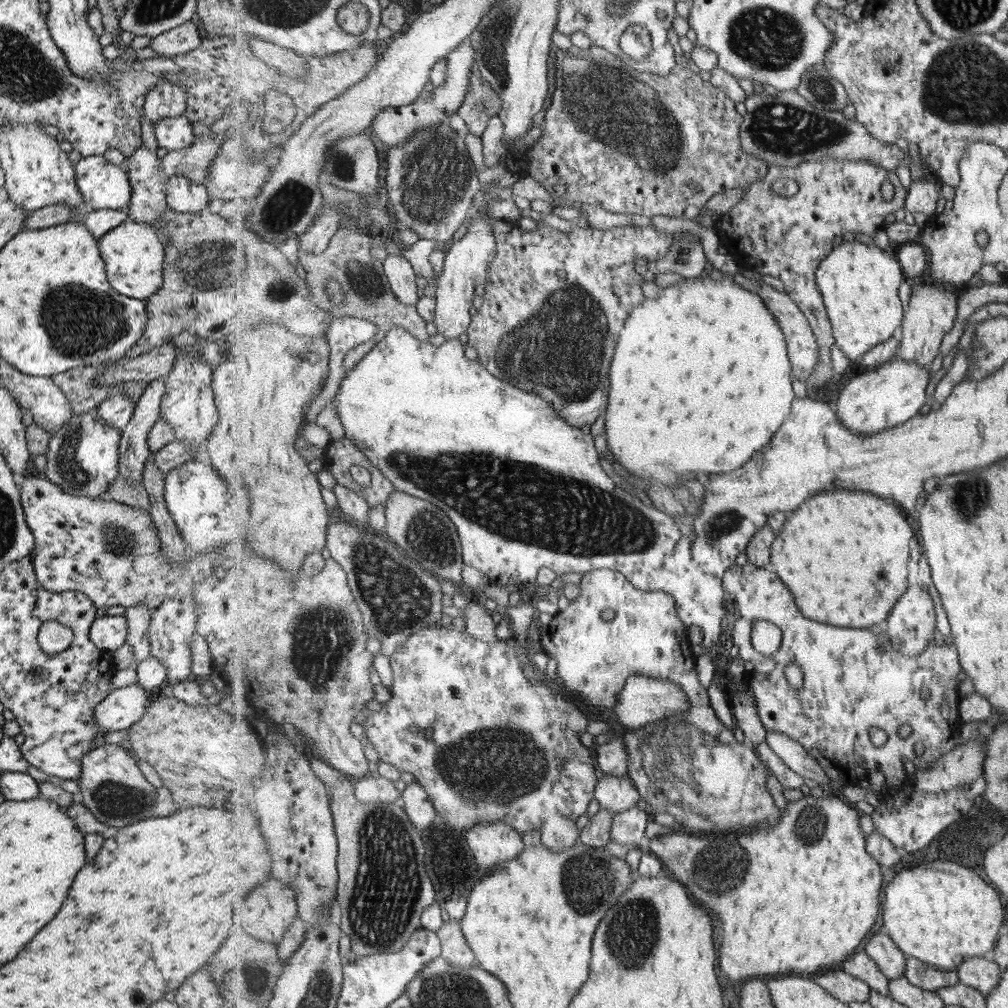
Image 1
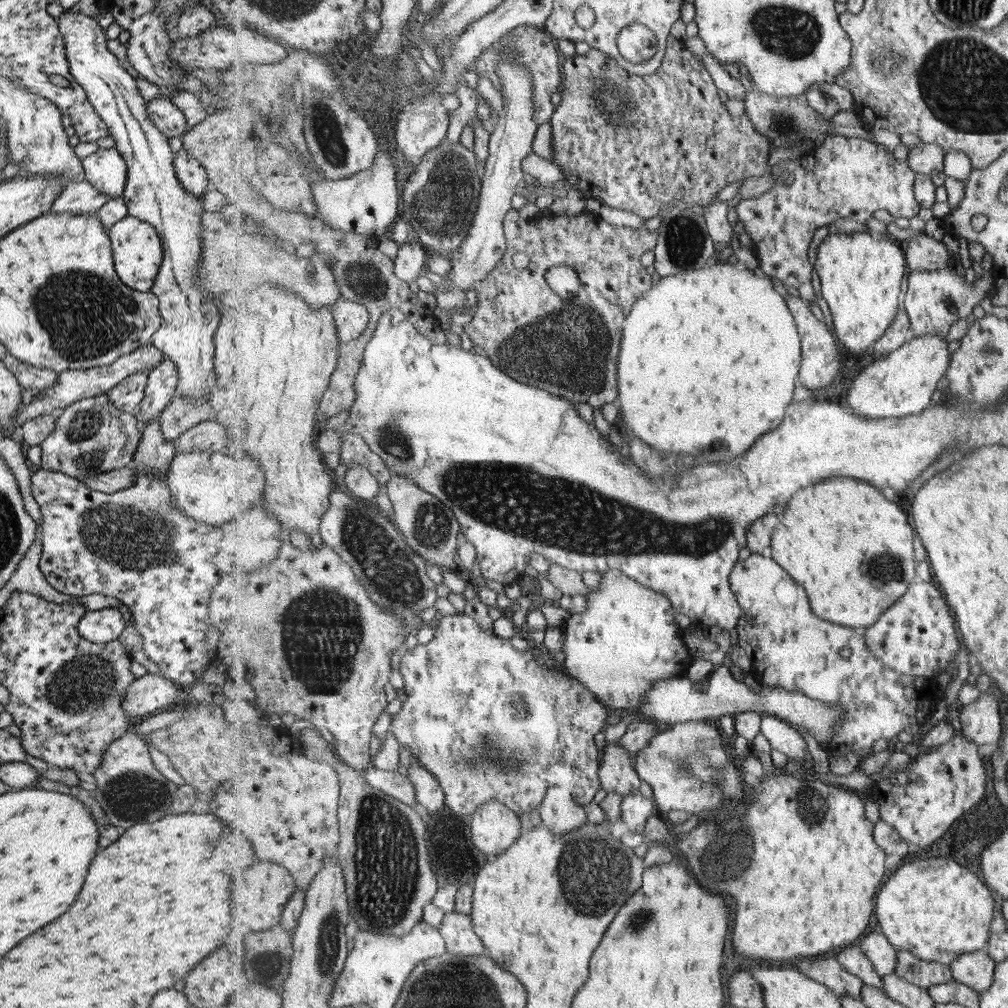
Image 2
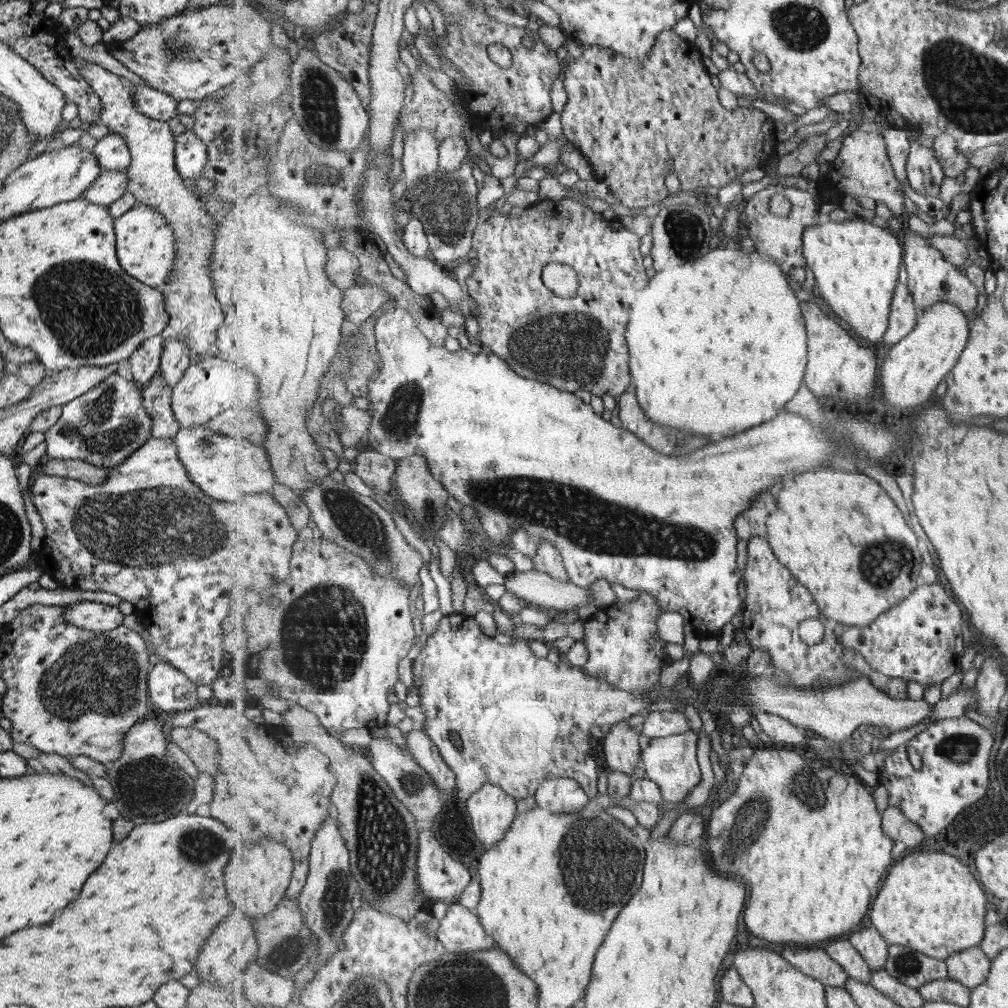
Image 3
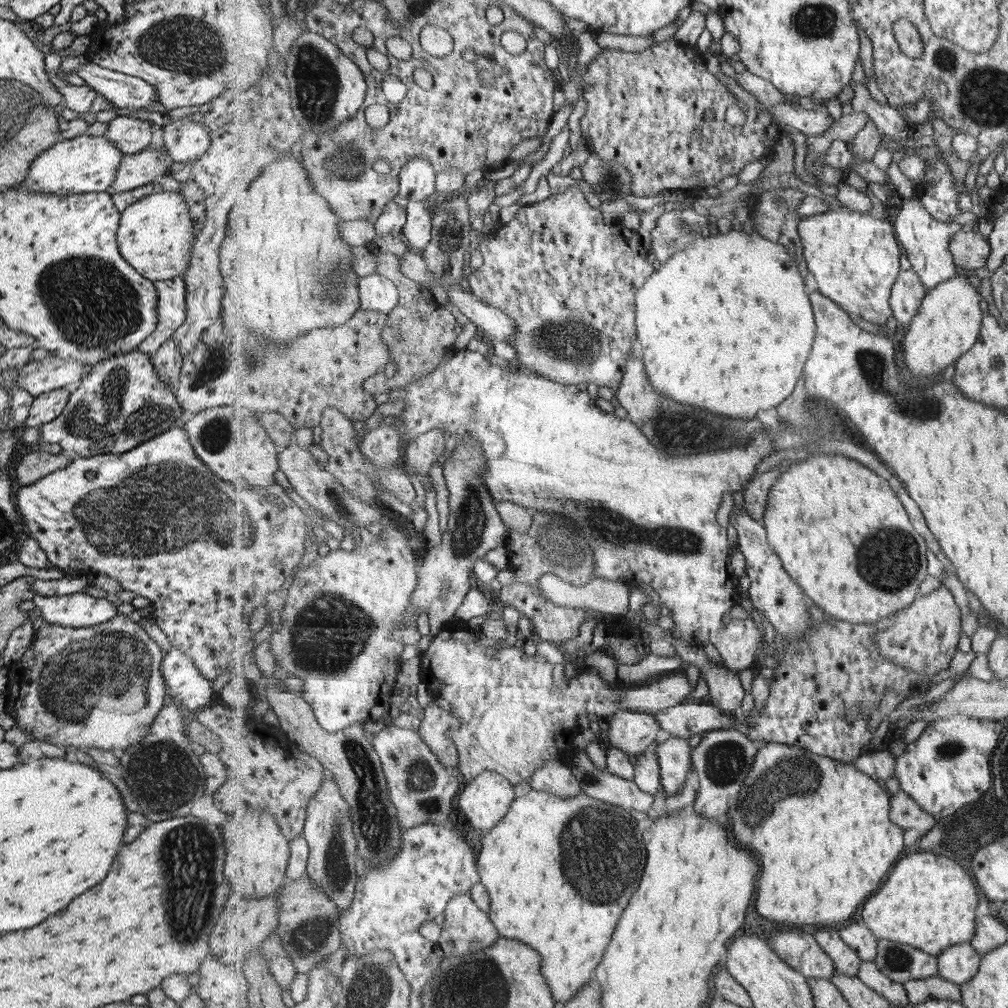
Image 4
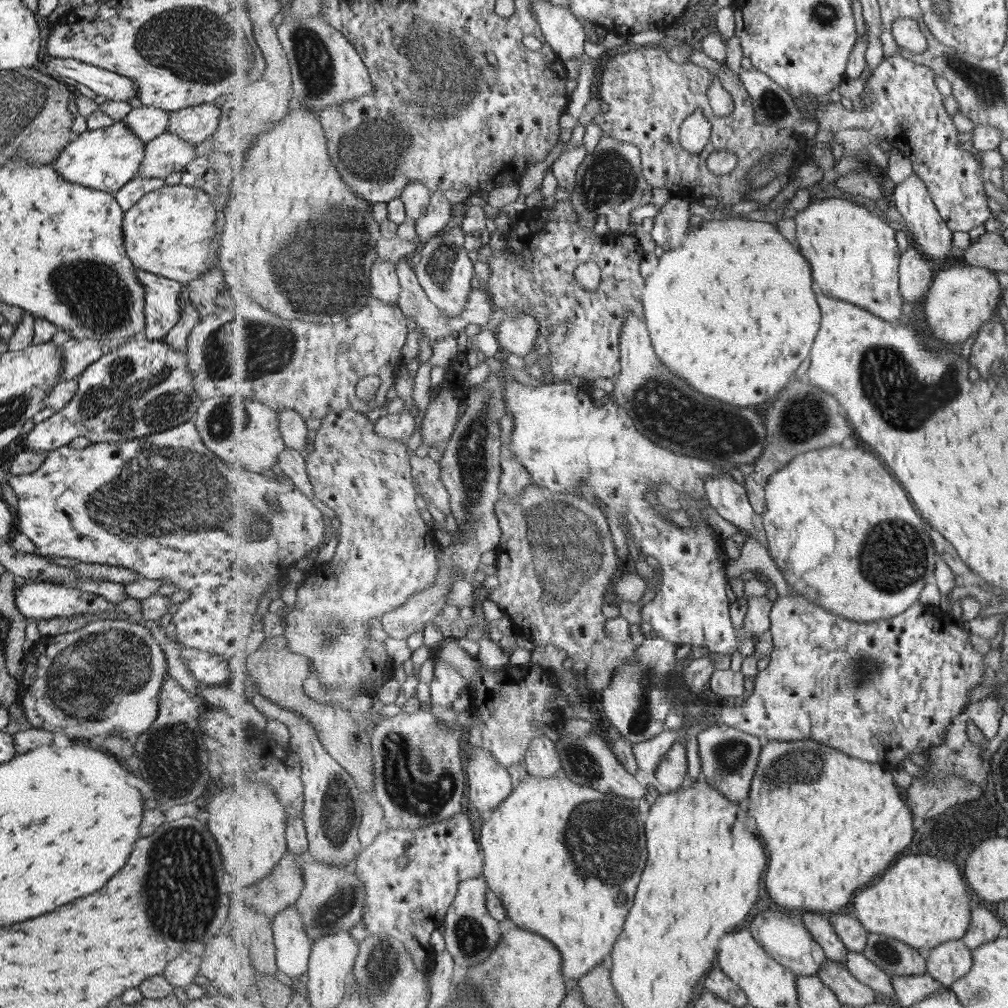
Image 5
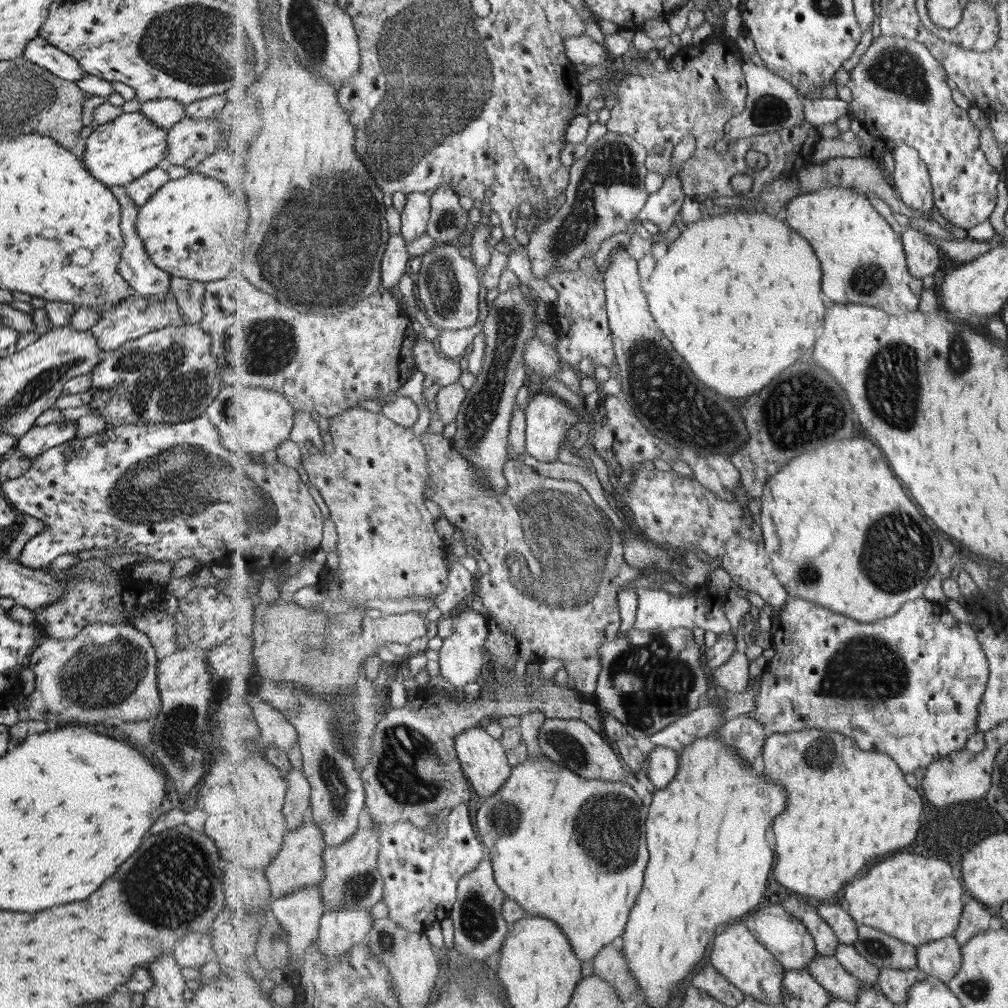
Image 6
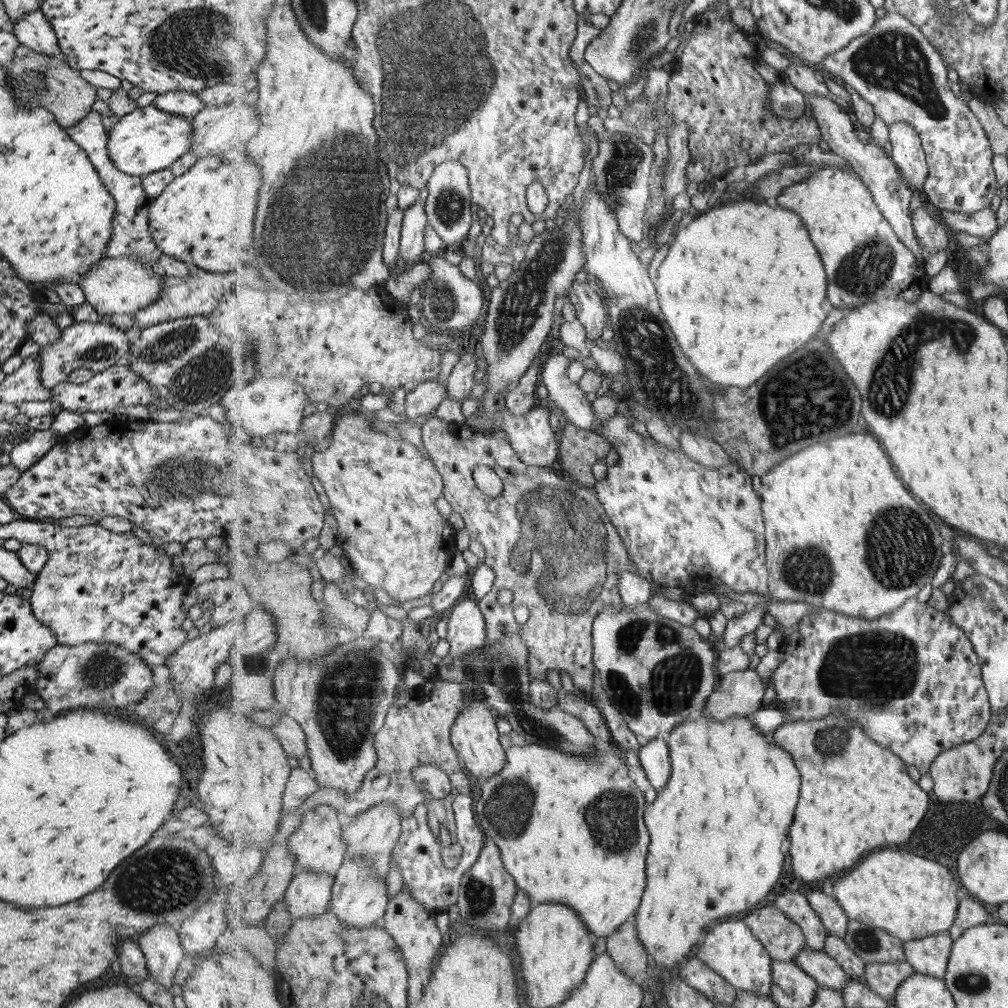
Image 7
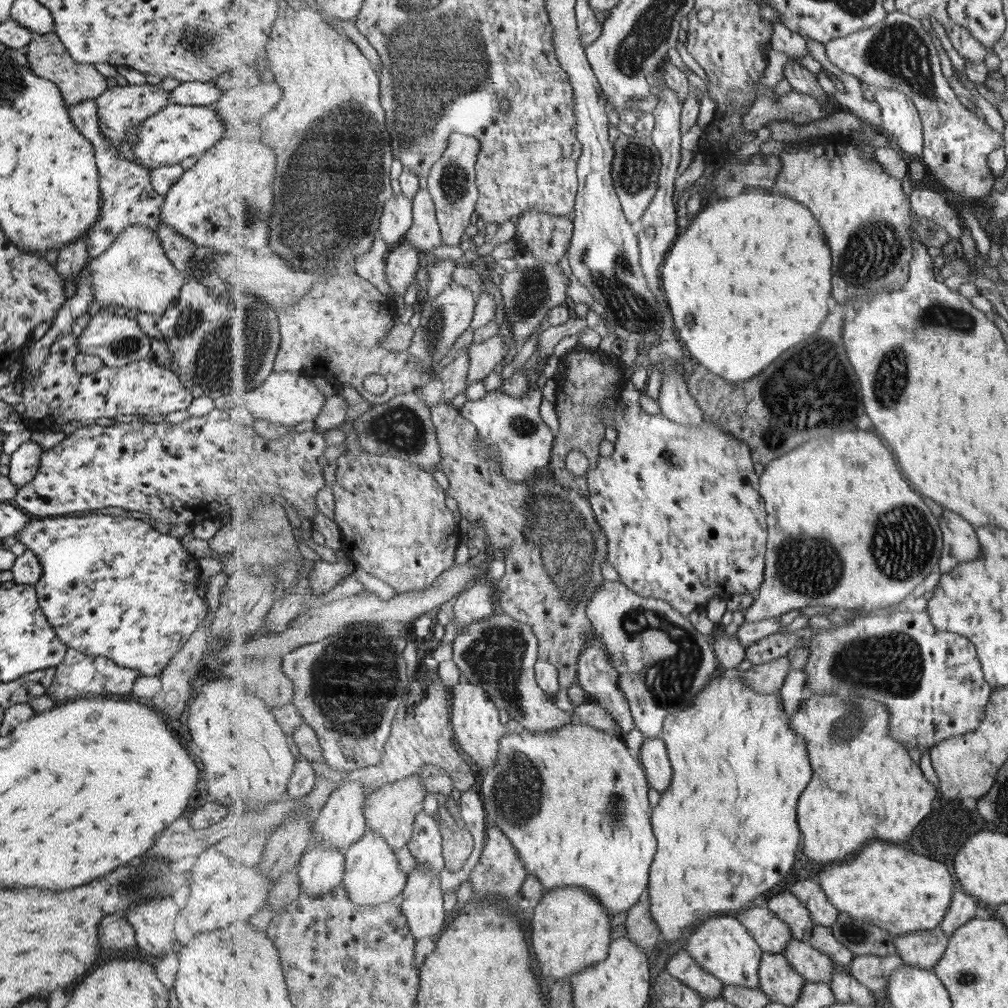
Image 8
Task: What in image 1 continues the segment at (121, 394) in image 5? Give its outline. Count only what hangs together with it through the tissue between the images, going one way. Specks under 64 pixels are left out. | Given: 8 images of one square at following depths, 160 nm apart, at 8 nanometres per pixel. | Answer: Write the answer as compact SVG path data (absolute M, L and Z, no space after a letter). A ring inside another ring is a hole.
M96 408L77 416L72 414L63 424L50 435L45 458L45 476L61 487L67 494L86 497L106 498L106 490L118 474L117 445L119 445L120 430L107 426L99 418L95 418Z

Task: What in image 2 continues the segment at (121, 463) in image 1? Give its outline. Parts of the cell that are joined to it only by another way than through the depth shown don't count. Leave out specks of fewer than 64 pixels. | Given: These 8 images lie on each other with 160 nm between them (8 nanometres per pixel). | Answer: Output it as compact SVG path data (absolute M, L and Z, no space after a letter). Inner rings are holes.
M163 357L148 372L143 399L133 413L135 426L139 432L147 428L151 420L159 418L163 408L172 400L175 395L177 376L177 367L167 357Z

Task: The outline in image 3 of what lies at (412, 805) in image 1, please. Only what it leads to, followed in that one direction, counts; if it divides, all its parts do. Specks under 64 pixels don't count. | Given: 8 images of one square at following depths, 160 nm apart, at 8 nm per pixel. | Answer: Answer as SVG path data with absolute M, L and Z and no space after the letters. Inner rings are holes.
M425 726L411 729L406 734L406 744L416 761L433 777L441 790L454 791L457 775L444 759L440 748L433 742Z

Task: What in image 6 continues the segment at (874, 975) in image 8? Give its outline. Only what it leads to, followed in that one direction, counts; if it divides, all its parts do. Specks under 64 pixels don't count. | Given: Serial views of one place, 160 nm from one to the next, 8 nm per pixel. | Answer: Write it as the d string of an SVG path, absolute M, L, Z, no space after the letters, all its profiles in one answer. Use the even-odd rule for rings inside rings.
M918 966L912 969L882 968L876 988L881 990L894 1004L909 1002L908 992L914 984L928 979L929 974Z

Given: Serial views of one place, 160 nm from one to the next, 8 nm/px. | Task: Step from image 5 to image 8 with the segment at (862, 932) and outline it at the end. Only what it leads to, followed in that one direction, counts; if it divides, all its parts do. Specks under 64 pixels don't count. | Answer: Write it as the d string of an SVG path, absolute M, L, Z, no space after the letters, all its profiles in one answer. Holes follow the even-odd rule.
M803 880L803 882L797 882L789 891L810 910L811 918L817 925L827 928L835 926L840 910L831 905L829 897L819 882Z

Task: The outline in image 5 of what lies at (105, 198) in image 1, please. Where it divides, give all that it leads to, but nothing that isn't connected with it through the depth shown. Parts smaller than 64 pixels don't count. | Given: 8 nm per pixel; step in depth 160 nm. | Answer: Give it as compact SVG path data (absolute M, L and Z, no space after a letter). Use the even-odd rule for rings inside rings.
M141 105L131 110L122 118L133 134L143 142L149 142L153 137L166 130L169 112L154 106Z

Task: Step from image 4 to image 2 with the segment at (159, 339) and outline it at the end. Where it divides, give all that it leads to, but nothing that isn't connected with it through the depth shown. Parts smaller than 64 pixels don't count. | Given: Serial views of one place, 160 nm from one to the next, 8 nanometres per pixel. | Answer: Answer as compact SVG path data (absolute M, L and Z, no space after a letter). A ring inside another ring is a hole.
M147 371L130 374L107 392L107 398L115 408L119 408L123 412L134 413L139 402L143 399L147 376Z

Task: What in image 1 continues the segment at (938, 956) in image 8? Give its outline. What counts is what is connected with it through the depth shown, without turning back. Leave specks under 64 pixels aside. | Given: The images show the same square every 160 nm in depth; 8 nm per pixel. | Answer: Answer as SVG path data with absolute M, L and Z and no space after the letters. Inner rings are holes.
M984 957L968 958L957 968L959 982L980 990L986 996L1000 984L1003 968L996 961Z

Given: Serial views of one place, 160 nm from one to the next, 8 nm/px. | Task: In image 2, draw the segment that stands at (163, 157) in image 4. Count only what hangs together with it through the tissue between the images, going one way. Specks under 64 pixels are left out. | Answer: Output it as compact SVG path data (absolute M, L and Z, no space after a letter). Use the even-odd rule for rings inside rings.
M79 179L62 188L60 194L51 203L49 211L52 213L95 214L108 199L107 195L93 188L89 182Z

